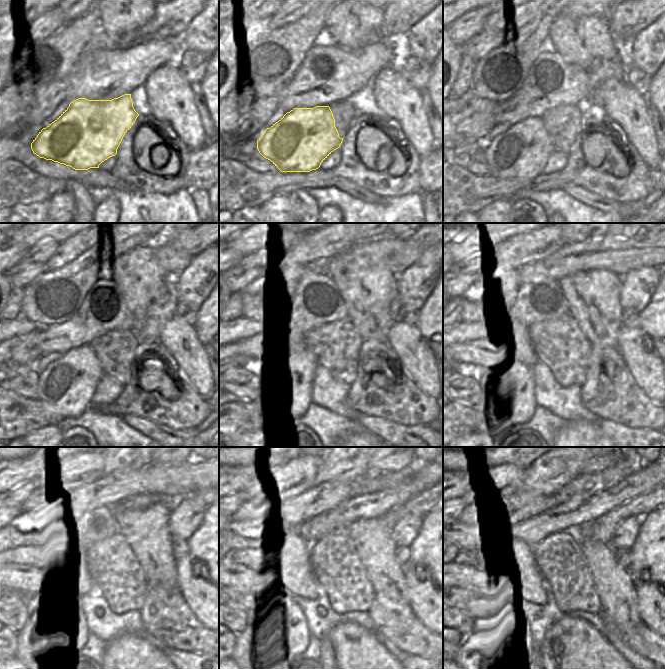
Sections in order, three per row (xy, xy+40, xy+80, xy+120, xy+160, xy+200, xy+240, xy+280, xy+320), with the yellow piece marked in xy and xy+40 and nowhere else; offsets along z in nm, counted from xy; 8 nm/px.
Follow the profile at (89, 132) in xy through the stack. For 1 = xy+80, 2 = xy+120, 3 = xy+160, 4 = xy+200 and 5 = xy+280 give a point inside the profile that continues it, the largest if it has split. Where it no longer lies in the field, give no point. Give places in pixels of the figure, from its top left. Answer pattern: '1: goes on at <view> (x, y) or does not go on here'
1: goes on at xy+80 (521, 152)
2: goes on at xy+120 (68, 384)
3: goes on at xy+160 (305, 364)
4: goes on at xy+200 (524, 369)
5: goes on at xy+280 (301, 625)

